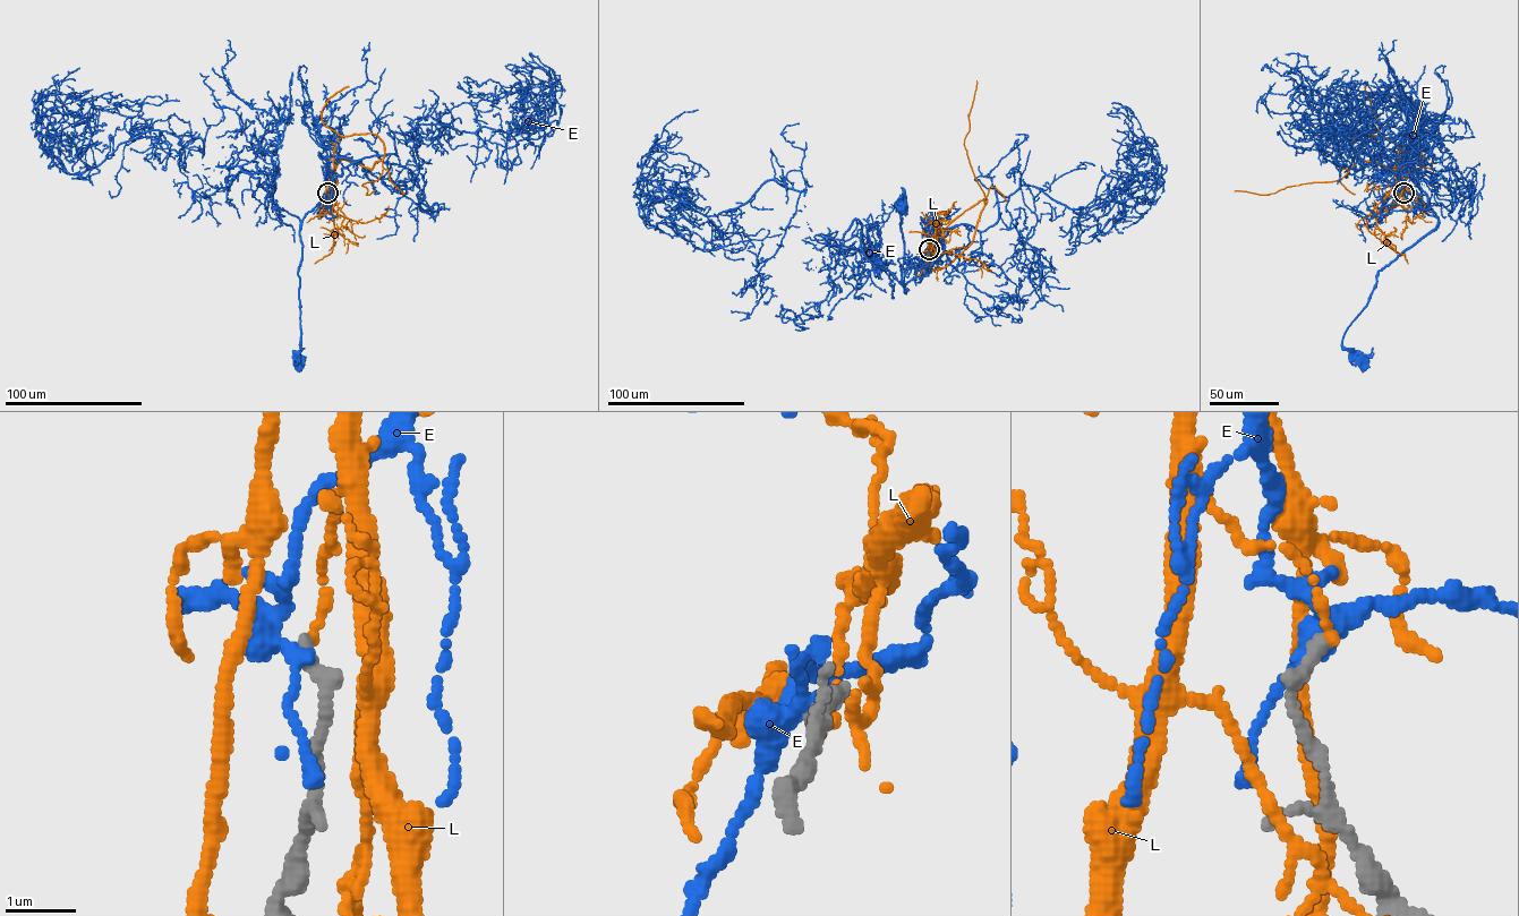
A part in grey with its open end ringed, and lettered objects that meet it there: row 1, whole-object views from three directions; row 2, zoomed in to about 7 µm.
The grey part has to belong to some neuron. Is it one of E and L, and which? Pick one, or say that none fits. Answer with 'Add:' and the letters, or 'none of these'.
Add: none of these

